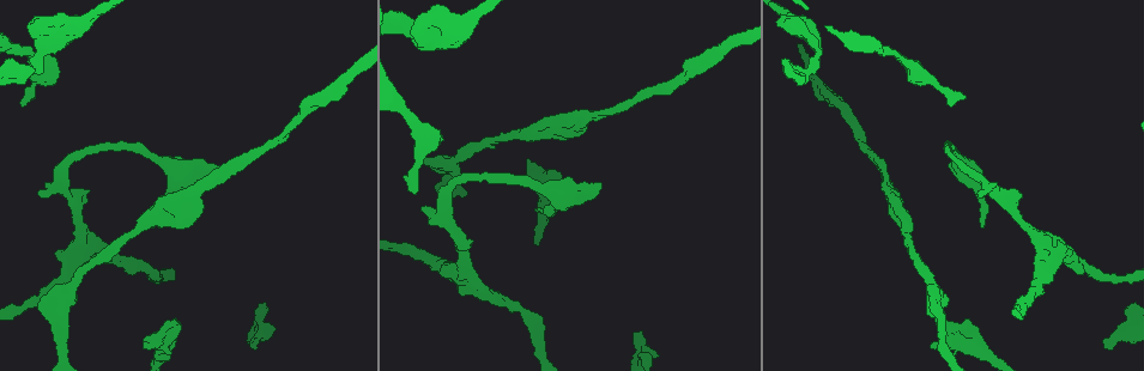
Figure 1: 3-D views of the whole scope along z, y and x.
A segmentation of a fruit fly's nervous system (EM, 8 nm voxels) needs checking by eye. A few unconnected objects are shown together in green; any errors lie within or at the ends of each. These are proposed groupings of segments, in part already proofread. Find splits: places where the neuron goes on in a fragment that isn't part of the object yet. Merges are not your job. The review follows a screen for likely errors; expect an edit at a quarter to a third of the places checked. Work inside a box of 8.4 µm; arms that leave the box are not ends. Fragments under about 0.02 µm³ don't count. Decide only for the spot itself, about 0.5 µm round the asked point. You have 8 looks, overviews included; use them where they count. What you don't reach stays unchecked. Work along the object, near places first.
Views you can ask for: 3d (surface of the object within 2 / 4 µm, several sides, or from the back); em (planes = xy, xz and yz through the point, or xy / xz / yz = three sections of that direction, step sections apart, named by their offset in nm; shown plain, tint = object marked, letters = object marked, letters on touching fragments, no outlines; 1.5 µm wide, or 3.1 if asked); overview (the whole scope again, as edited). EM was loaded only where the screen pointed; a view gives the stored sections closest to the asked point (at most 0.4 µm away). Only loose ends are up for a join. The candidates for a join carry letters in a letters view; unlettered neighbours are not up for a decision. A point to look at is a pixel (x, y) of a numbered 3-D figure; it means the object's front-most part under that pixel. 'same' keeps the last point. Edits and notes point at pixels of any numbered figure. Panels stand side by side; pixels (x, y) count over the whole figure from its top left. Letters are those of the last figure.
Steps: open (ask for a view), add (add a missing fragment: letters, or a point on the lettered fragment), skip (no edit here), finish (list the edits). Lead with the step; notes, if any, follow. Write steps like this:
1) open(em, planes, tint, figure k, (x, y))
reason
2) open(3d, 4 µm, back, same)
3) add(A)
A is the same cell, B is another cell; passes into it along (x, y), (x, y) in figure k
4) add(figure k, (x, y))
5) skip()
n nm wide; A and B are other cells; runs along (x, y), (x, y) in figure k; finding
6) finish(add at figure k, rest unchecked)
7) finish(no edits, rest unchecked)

open(3d, 2 µm, figure 1, (255, 342))
free end

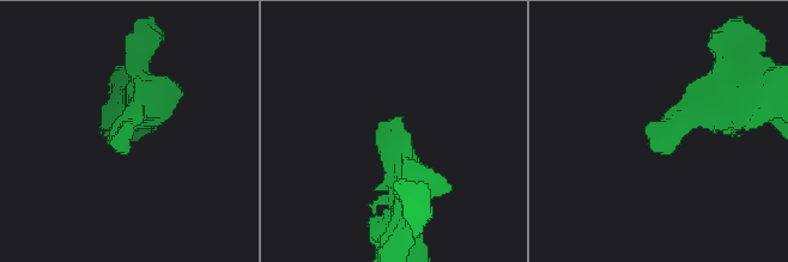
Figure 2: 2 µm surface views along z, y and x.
open(em, xz, step 8, letters, figure 2, (645, 129))

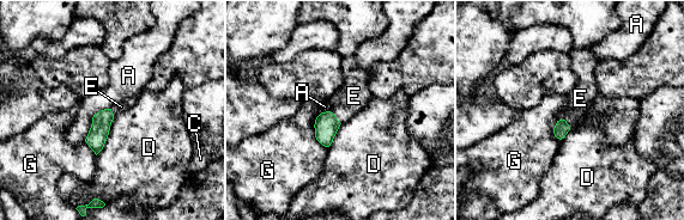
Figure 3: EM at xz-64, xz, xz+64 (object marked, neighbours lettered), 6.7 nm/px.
add(E)
130 nm wide; E is the same cell, A, C, D and G are other cells; passes into it along (326, 126), (336, 117), (353, 96) in figure 3; it goes on there

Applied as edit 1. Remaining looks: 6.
open(overview)

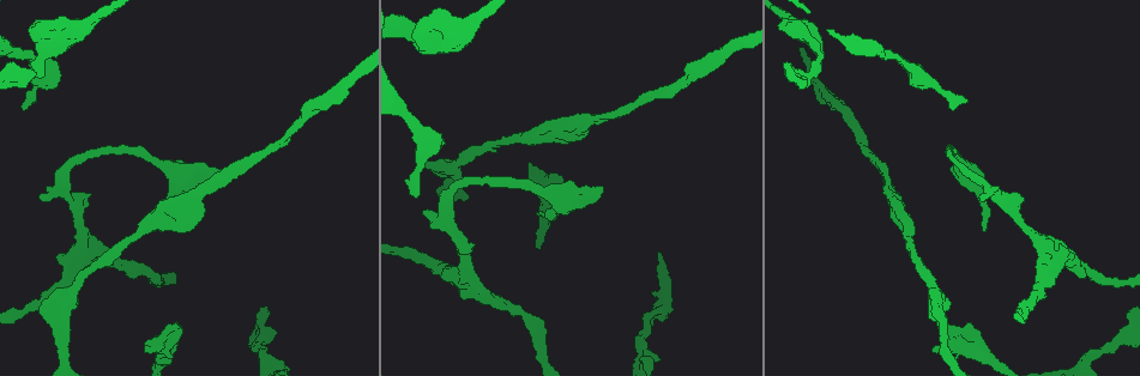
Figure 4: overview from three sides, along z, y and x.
open(3d, 2 µm, figure 4, (964, 103))

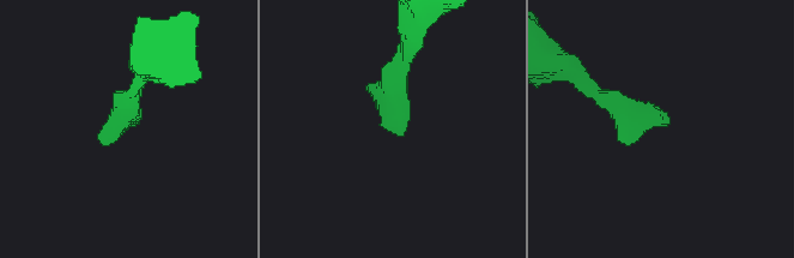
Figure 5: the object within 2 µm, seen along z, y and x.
open(em, xz, step 8, tint, figure 5, (129, 125))

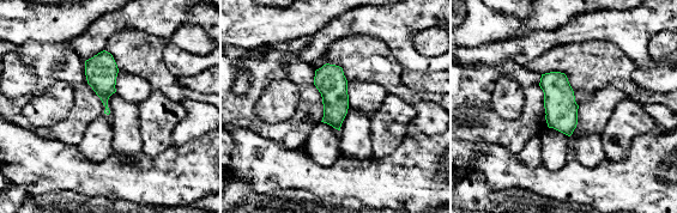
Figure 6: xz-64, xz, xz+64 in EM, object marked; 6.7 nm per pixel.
open(em, planes, letters, same)

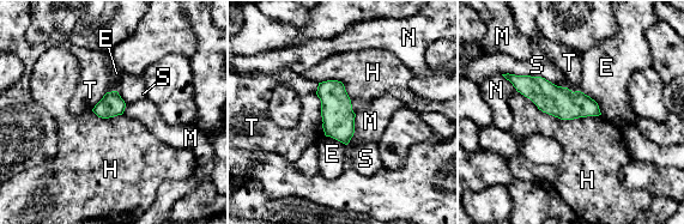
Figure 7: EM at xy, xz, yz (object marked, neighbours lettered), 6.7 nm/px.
skip()
E, H, M, N, S and T are other cells; runs along (512, 78), (555, 101), (597, 112) in figure 7; no lettered fragment goes on from it

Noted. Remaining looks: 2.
open(em, planes, letters, figure 4, (814, 39))
an open end

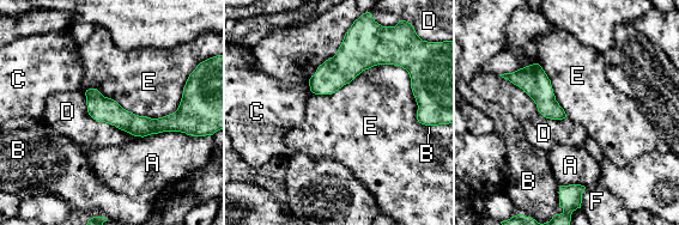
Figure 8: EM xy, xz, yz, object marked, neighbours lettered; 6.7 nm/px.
skip()
A, B, C, D, E and F are other cells; runs along (89, 92), (134, 125), (179, 121) in figure 8; none of them fits

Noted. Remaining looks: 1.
finish(add at figure 3, rest unchecked)

